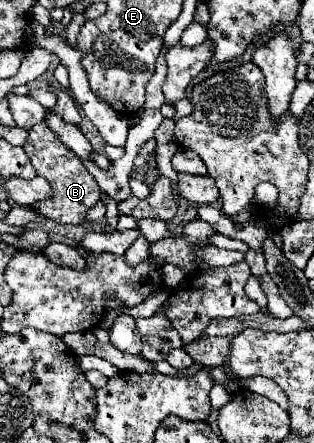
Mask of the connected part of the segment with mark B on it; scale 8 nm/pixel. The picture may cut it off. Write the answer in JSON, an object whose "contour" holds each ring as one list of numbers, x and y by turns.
{"contour":[[44,122,36,124,28,132,30,132,30,136,28,136,24,152,28,154,36,174,44,176,50,182,52,192,54,192,54,196,50,200,46,200,46,204,36,204,34,210,38,210,40,214,44,214,44,216,48,216,60,224,82,224,82,222,86,222,88,210,100,200,100,190,98,190,96,180,88,174,88,170,78,160,78,156,72,150,68,150]]}

